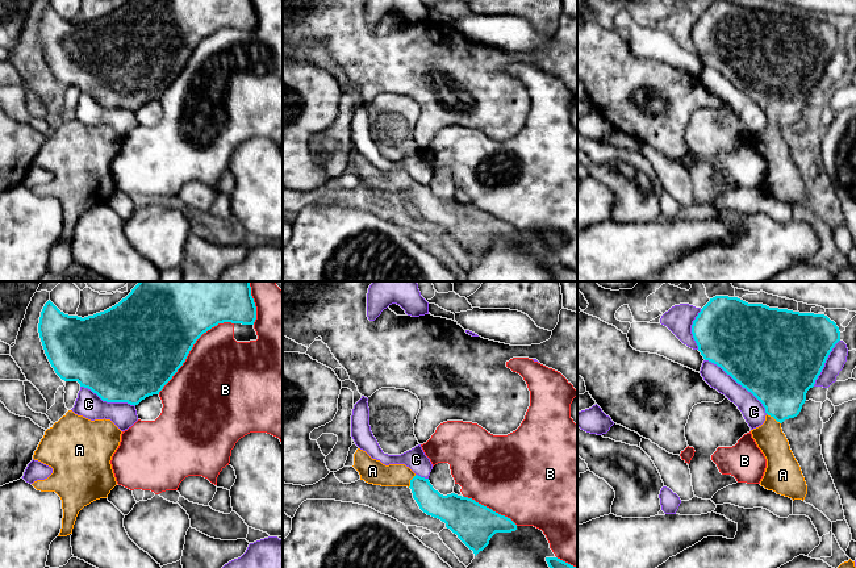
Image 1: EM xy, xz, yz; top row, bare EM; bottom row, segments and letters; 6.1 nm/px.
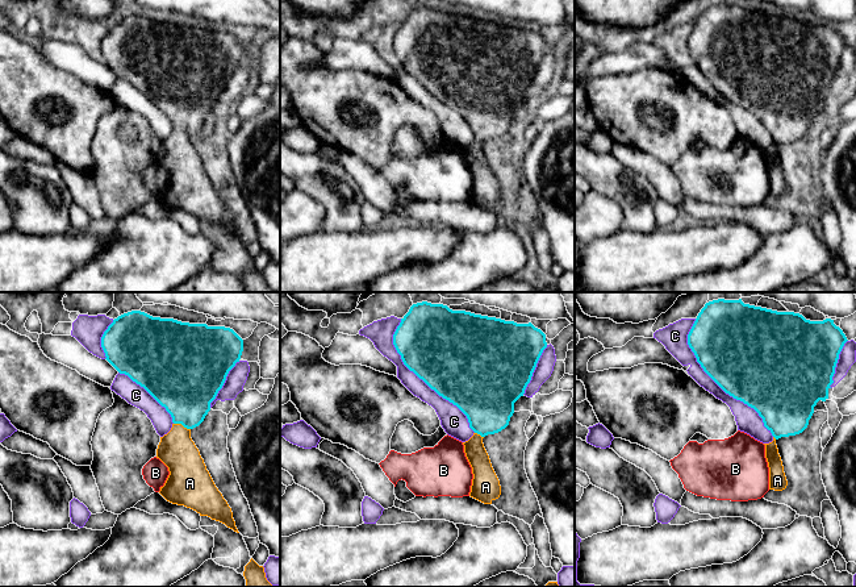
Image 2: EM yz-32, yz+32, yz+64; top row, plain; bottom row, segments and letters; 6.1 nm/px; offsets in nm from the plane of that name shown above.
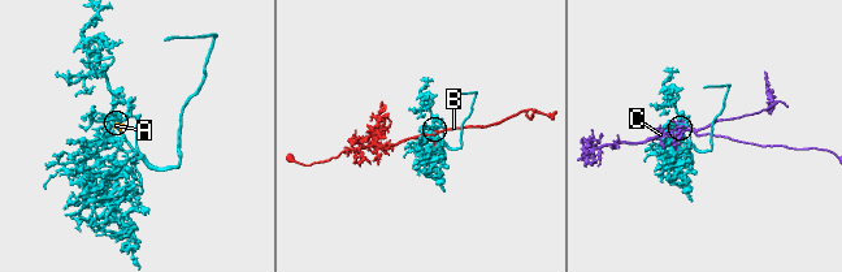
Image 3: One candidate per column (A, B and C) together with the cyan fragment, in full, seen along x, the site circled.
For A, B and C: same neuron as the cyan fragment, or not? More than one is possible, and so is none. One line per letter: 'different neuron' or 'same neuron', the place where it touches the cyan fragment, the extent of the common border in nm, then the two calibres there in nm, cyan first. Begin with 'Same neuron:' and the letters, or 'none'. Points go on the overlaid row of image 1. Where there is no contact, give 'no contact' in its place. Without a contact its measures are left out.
Same neuron: A
A: same neuron | yz (773, 417) | 110 nm | 380/180 nm
B: different neuron | xy (191, 349) | 650 nm | 500/480 nm
C: different neuron | yz (738, 383) | 500 nm | 500/140 nm

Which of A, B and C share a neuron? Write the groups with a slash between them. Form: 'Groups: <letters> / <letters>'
Groups: A / B / C

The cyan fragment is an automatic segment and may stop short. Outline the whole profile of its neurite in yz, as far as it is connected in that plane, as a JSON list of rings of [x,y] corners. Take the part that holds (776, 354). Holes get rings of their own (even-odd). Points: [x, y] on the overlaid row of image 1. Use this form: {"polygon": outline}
{"polygon": [[[715,296],[693,321],[692,334],[703,359],[721,367],[765,408],[764,423],[751,430],[767,459],[760,485],[793,501],[803,501],[807,485],[781,423],[799,414],[807,390],[814,387],[830,352],[840,341],[836,323],[824,314],[799,313],[748,304],[738,297]]]}

